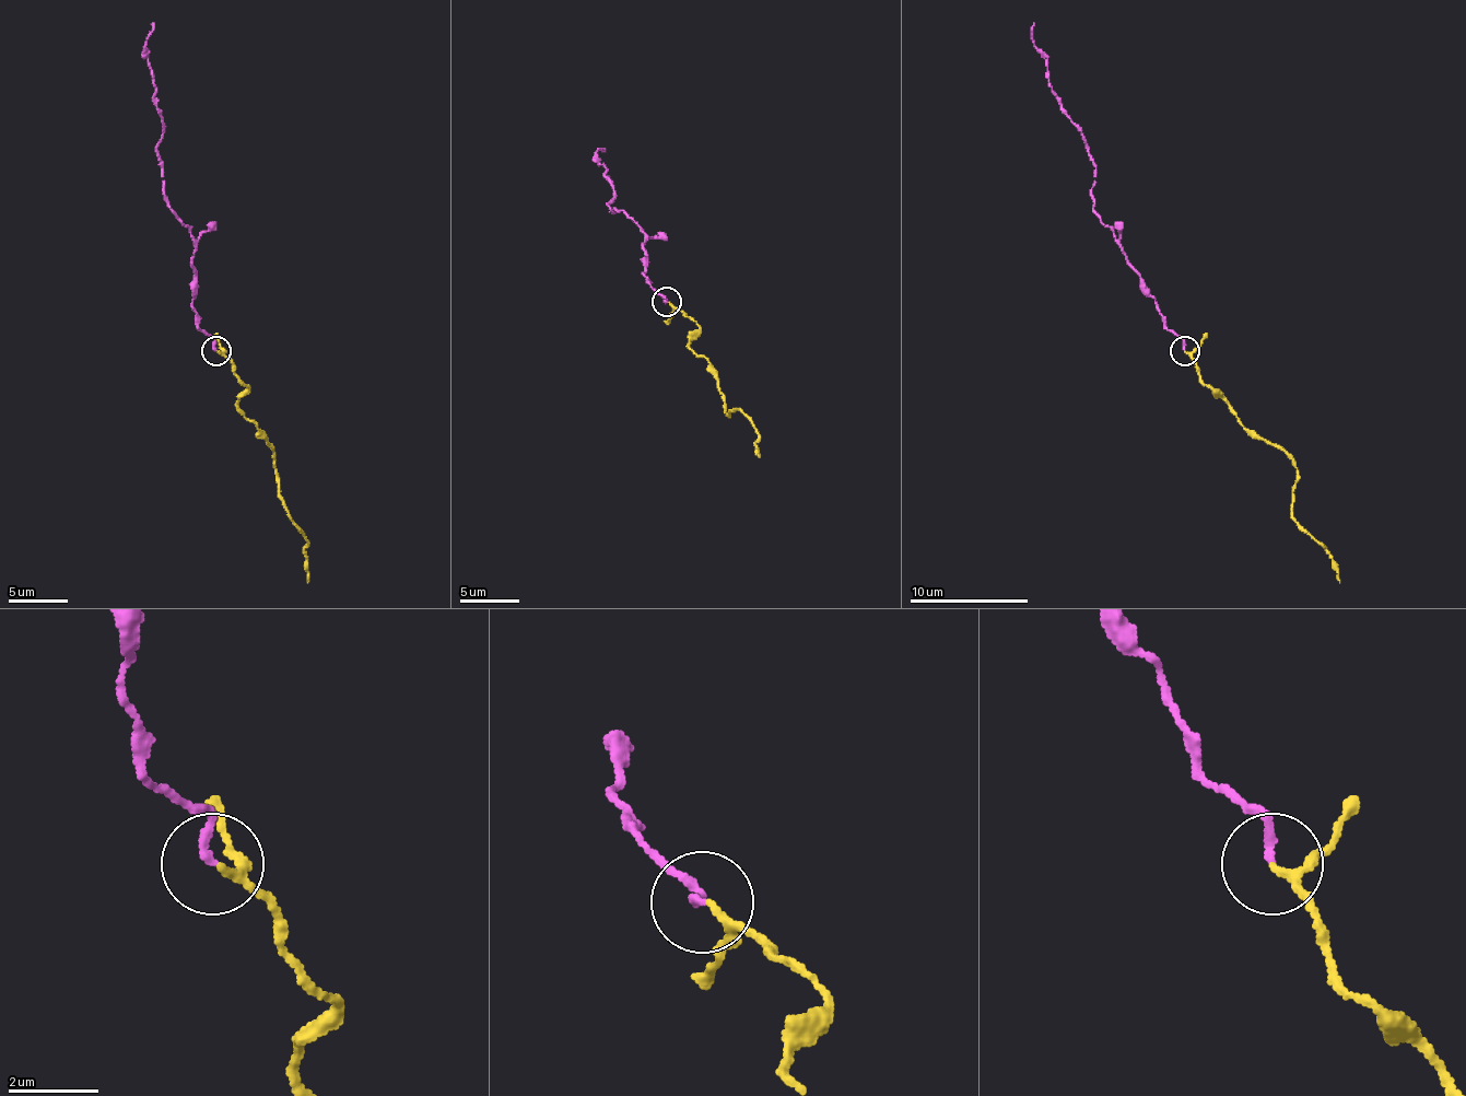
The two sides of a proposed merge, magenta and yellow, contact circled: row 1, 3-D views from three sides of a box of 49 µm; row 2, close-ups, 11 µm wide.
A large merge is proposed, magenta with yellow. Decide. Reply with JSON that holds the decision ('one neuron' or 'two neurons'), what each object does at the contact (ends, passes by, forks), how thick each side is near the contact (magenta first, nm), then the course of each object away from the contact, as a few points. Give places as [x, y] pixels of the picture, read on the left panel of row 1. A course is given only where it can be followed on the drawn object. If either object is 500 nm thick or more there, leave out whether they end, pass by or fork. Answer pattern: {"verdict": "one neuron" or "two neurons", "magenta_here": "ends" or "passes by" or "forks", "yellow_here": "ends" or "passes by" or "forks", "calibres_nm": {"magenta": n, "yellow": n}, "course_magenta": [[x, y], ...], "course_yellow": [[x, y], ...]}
{"verdict": "one neuron", "magenta_here": "ends", "yellow_here": "passes by", "calibres_nm": {"magenta": 190, "yellow": 140}, "course_magenta": [[215, 350], [197, 326], [191, 305], [191, 232], [171, 208], [156, 146], [162, 114], [147, 57], [153, 22]], "course_yellow": [[218, 350], [247, 388], [238, 409], [259, 430], [274, 456], [285, 515], [306, 541], [306, 583]]}

